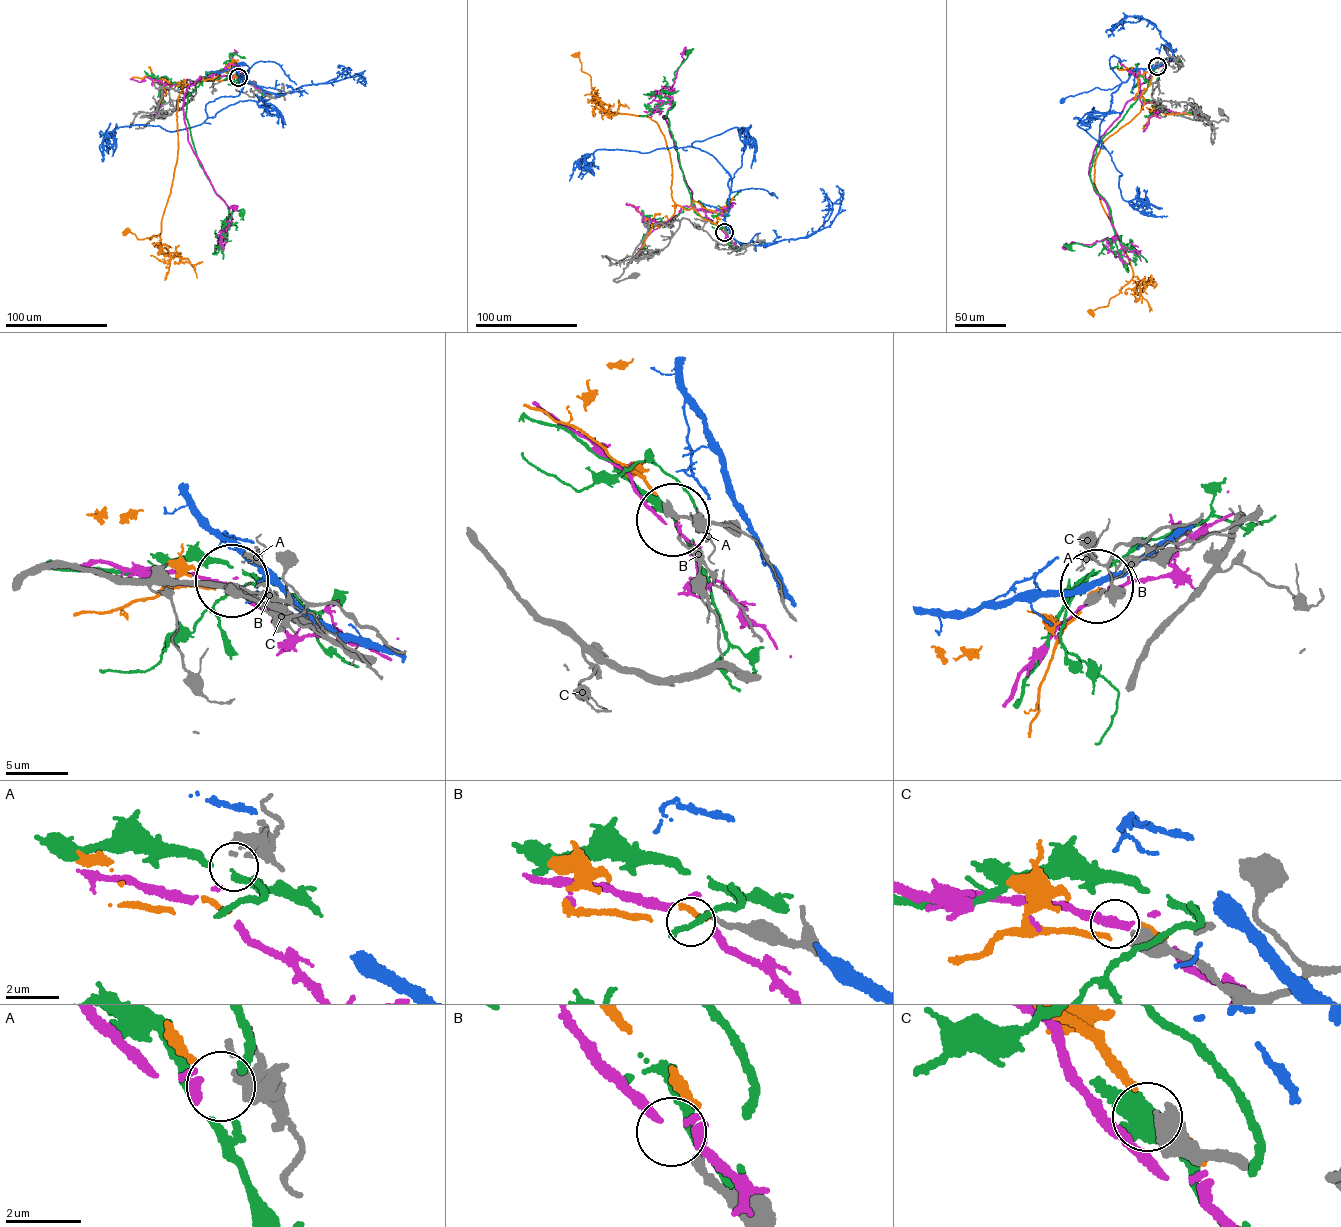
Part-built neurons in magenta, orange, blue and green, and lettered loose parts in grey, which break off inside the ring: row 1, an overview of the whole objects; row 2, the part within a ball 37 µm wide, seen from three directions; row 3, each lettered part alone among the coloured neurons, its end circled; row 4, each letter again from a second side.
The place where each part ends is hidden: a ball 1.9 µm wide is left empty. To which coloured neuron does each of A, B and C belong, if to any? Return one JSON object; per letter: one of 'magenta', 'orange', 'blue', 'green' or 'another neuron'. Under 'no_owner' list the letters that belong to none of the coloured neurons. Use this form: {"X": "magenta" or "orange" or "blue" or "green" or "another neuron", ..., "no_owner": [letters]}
{"A": "magenta", "B": "another neuron", "C": "another neuron", "no_owner": ["B", "C"]}

